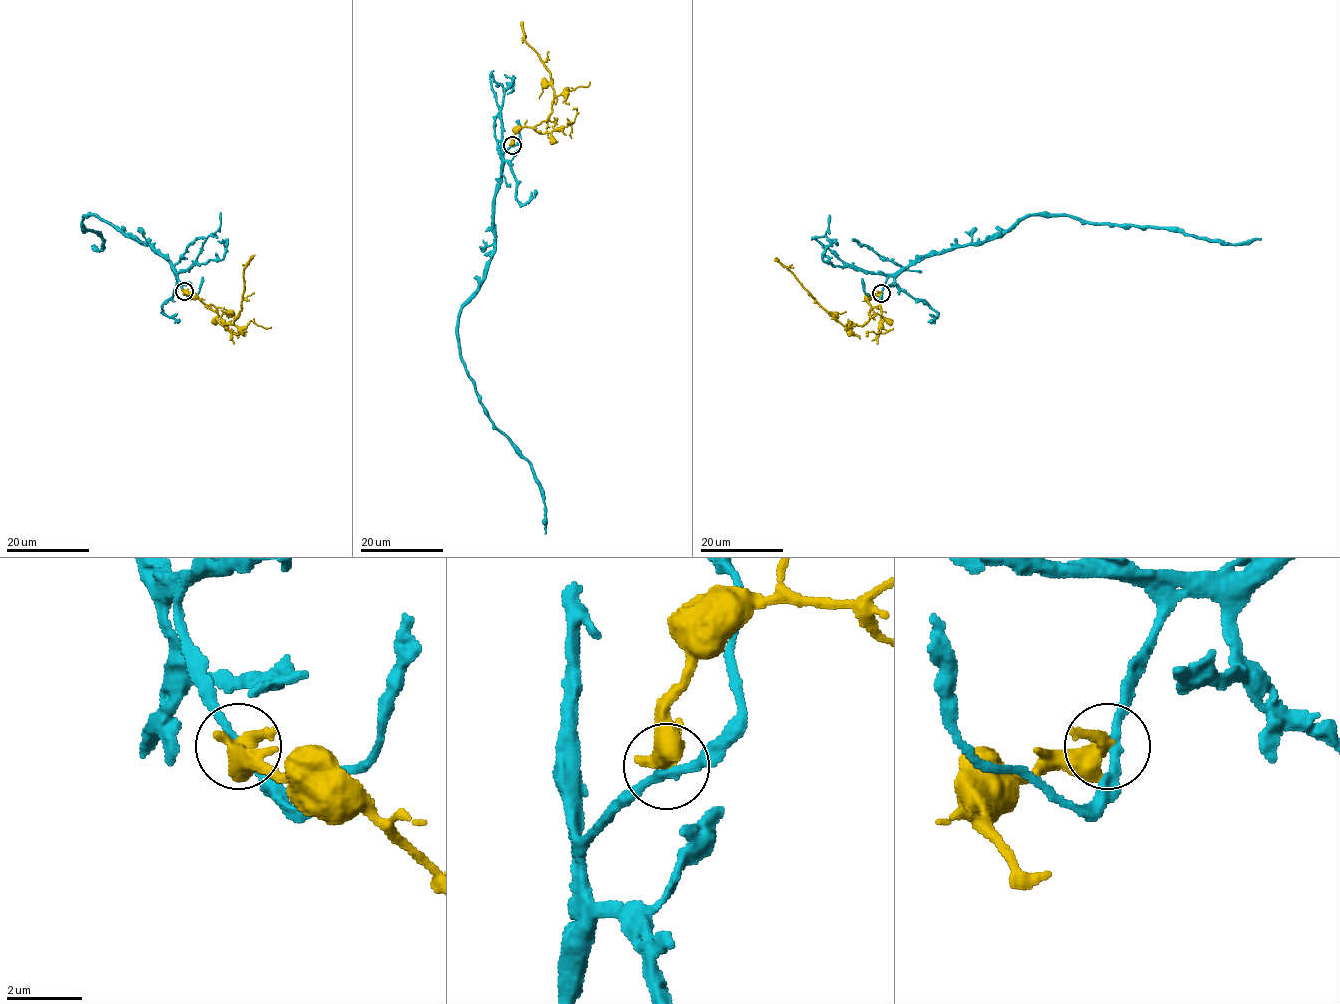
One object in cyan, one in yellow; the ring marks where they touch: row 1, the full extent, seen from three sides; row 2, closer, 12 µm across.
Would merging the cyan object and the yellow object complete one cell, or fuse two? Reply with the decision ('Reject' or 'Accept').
Reject

